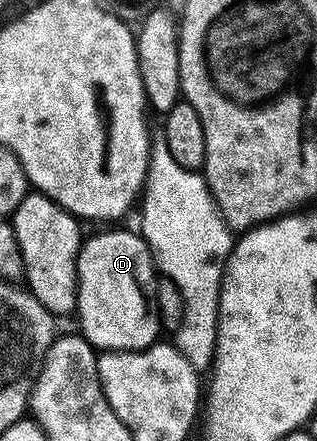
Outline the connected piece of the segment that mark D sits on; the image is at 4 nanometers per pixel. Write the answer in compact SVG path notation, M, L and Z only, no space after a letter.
M99 233L83 243L77 318L82 336L99 351L139 353L156 344L164 332L157 303L161 277L146 237L135 233Z

